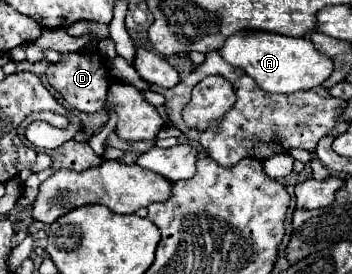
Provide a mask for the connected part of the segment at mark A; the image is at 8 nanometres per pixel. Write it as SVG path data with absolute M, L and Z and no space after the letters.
M245 32L231 36L219 52L229 64L245 70L265 92L293 94L297 90L309 90L321 86L333 72L333 60L323 56L309 38L289 38L271 32Z

